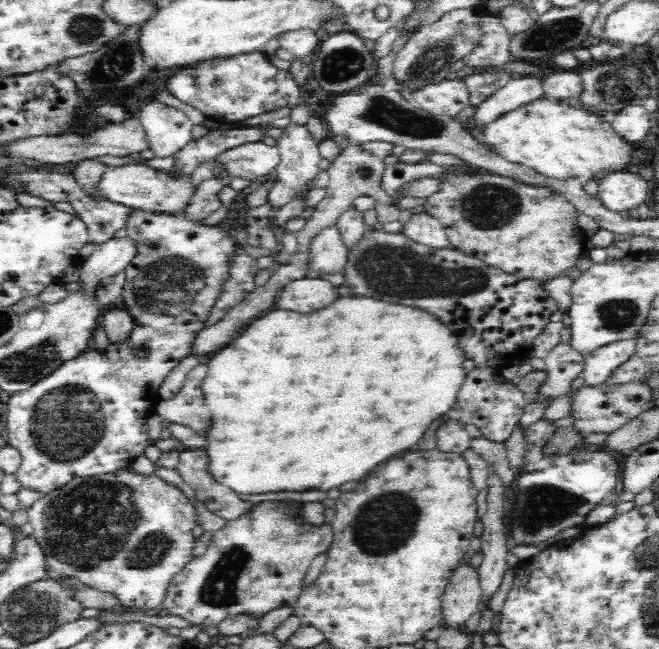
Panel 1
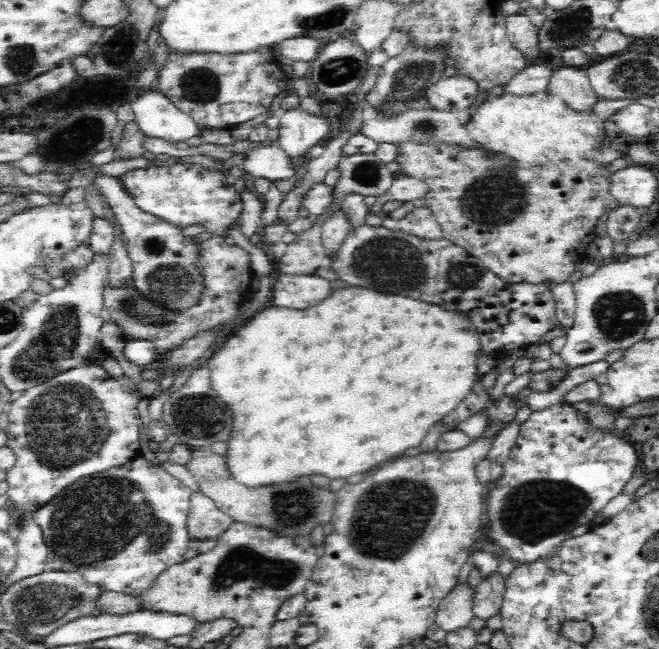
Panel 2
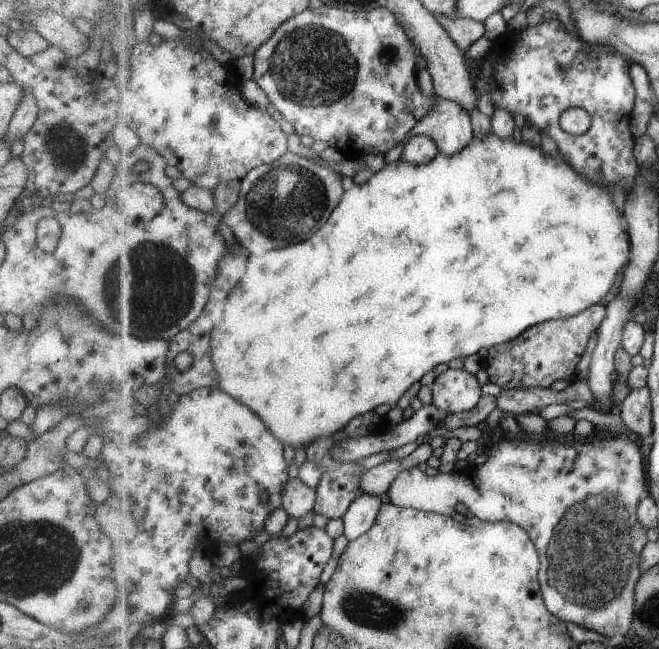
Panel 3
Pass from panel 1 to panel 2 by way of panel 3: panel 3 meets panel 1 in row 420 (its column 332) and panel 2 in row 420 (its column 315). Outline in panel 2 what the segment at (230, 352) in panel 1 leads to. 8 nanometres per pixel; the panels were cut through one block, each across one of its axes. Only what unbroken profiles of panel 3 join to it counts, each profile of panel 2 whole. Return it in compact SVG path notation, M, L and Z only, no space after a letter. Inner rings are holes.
M347 286L344 290L334 290L322 300L318 306L306 310L288 310L277 306L266 307L263 311L242 322L240 330L234 335L225 337L218 345L213 355L206 361L210 371L212 388L222 396L223 405L232 410L234 418L234 434L228 442L227 463L233 477L244 486L268 486L278 482L290 482L300 476L324 474L328 478L348 478L358 472L366 472L378 462L391 461L394 456L402 456L404 450L414 448L424 440L425 434L449 412L452 412L466 396L470 394L476 381L483 375L478 375L476 360L481 354L481 338L477 328L466 314L442 310L436 304L418 302L404 296L382 294L370 288Z

